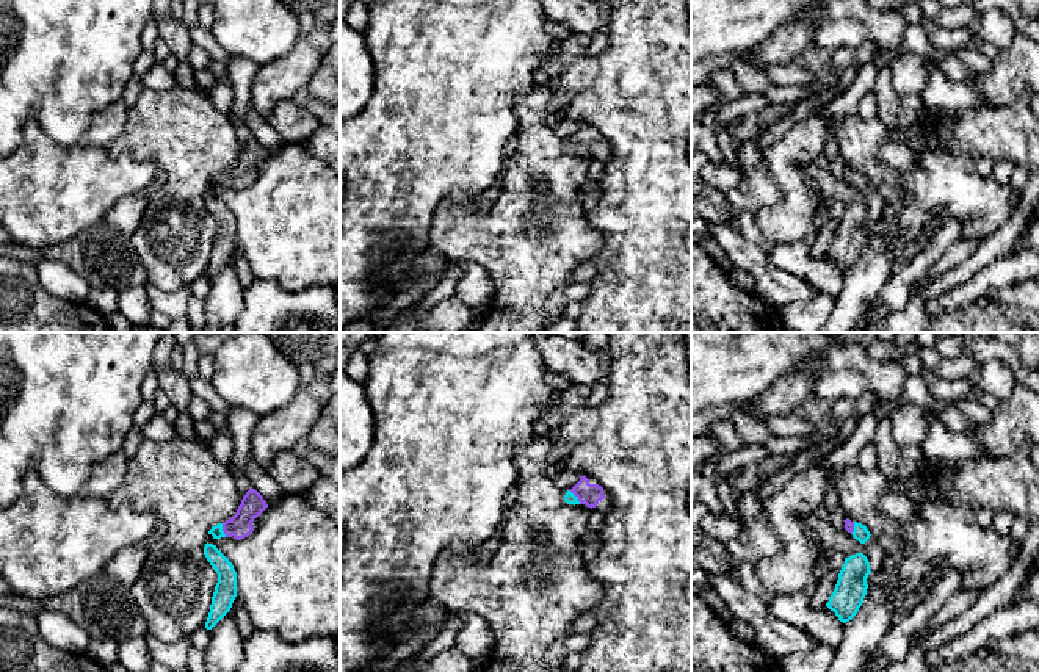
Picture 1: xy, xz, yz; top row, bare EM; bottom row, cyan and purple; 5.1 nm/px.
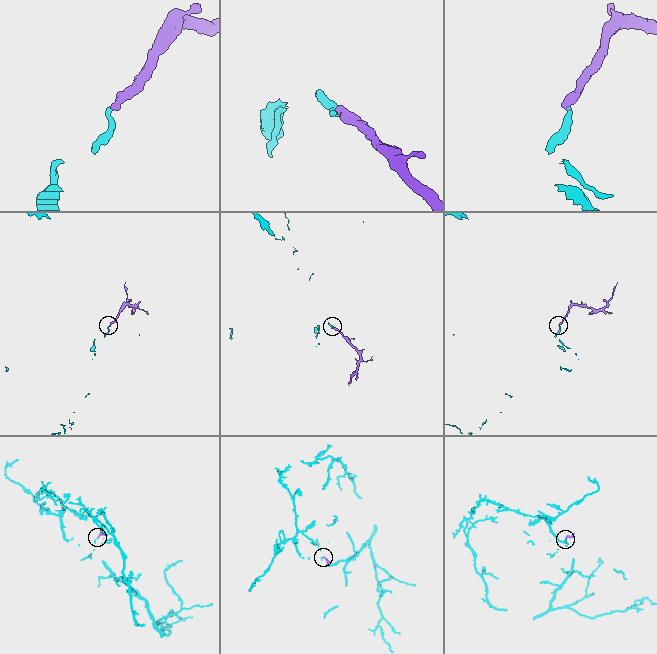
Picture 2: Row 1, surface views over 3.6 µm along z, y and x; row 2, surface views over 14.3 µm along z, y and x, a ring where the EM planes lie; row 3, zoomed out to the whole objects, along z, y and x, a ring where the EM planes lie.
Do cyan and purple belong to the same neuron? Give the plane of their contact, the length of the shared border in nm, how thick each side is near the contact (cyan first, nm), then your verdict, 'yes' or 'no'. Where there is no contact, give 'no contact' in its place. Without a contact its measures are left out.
xy | 80 nm | 70/120 nm | yes

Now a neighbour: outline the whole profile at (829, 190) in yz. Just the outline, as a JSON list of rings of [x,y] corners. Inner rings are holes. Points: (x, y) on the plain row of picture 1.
[[[815,163],[805,164],[804,174],[818,194],[815,210],[820,216],[826,215],[835,202],[842,202],[845,207],[856,202],[865,204],[865,193],[835,179],[829,171],[818,168]]]

